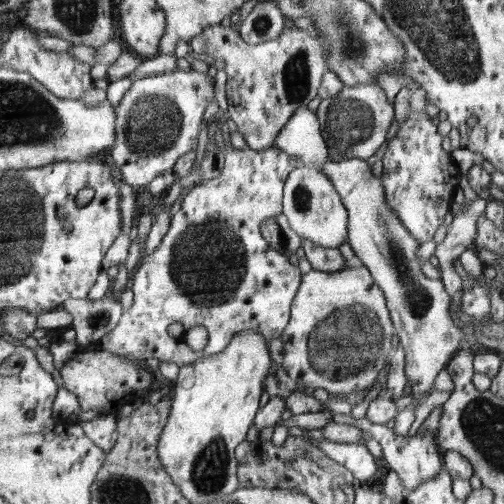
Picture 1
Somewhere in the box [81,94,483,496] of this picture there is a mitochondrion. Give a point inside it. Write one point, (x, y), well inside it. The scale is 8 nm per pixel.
(348, 337)

